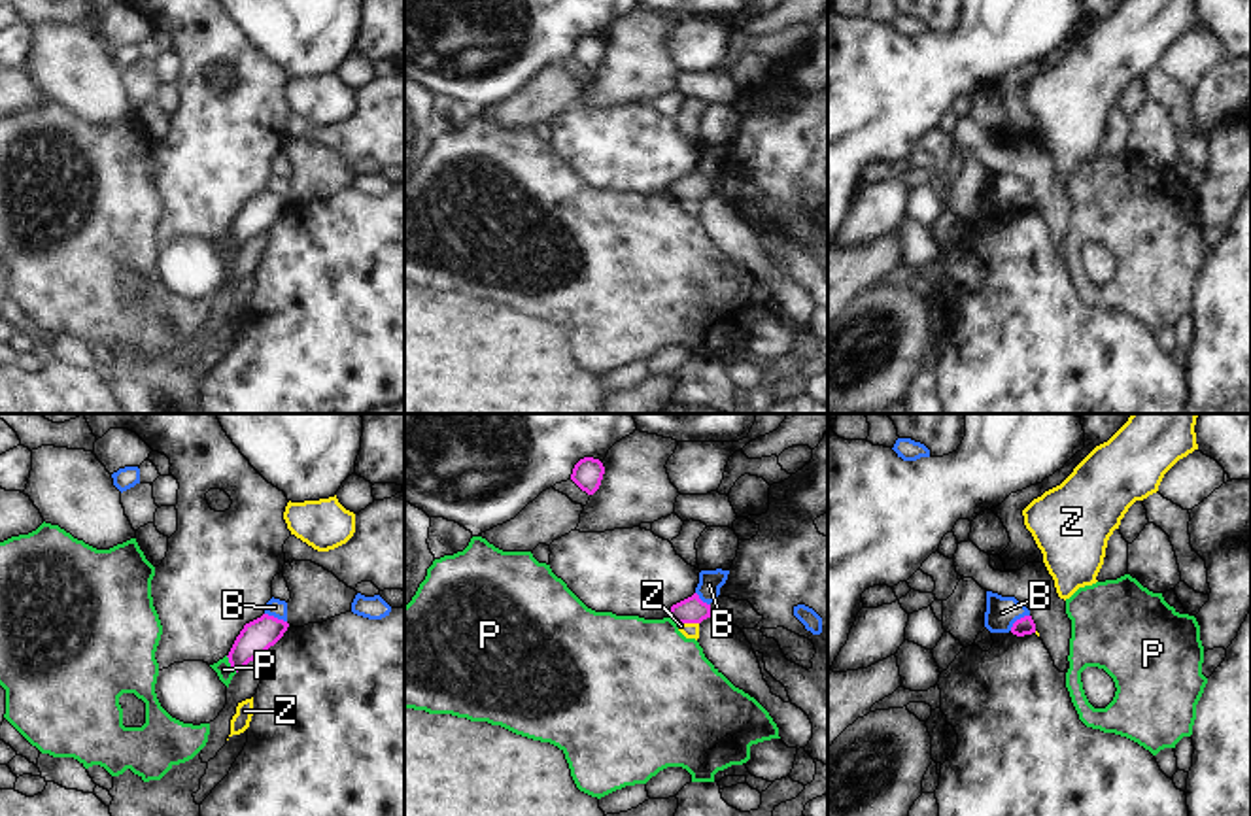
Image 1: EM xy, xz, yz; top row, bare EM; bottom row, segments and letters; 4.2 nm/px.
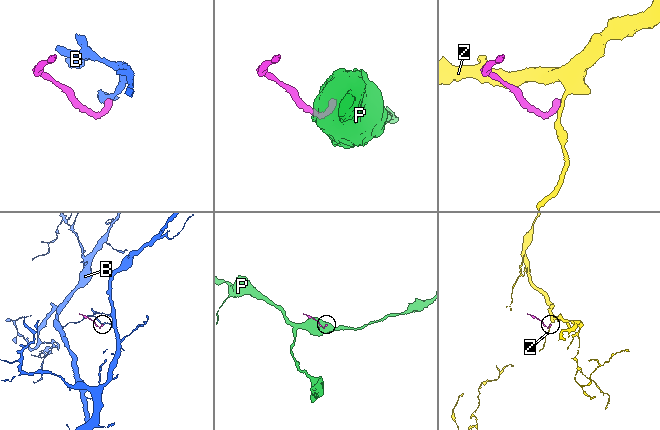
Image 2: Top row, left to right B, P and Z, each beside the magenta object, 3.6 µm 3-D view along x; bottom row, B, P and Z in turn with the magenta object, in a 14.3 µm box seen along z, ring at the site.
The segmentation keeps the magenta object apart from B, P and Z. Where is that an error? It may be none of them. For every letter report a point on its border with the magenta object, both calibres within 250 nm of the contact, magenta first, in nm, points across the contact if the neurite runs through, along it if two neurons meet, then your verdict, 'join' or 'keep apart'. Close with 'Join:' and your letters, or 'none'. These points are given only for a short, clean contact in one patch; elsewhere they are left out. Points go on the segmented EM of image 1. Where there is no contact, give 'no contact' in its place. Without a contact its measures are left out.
B: meets magenta in yz at (1017, 620); 80 nm thick on the magenta side, 140 nm on the other; border along yz (1028, 614), (1021, 616), (1010, 629); keep apart
P: meets magenta in xy at (229, 662); 140 nm thick on the magenta side, 70 nm on the other; border along xy (225, 656), (237, 671); keep apart
Z: meets magenta in xz at (688, 622); 110 nm thick on the magenta side, 60 nm on the other; border along xz (679, 622), (698, 624); keep apart
Join: none

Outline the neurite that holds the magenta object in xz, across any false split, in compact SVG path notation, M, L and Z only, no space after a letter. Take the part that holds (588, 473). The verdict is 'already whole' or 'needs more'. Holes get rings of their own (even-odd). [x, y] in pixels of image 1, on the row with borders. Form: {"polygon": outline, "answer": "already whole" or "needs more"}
{"polygon": "M584 457L580 459L571 474L571 480L588 495L593 495L603 480L605 467L599 459Z", "answer": "already whole"}

